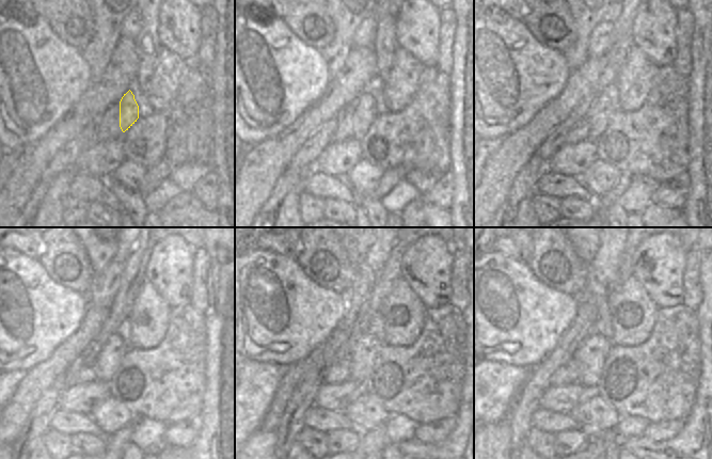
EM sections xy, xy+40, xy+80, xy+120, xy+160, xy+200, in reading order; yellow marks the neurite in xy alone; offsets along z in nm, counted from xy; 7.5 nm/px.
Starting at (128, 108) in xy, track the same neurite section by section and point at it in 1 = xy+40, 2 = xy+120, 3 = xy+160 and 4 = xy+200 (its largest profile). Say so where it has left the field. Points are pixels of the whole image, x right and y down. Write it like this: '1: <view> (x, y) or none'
1: xy+40 (364, 112)
2: xy+120 (115, 347)
3: xy+160 (349, 350)
4: xy+200 (585, 354)

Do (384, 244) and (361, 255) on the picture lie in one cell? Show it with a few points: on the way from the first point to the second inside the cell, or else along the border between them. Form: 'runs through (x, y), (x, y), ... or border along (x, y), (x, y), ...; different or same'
runs through (378, 244), (370, 244), (366, 249); same

